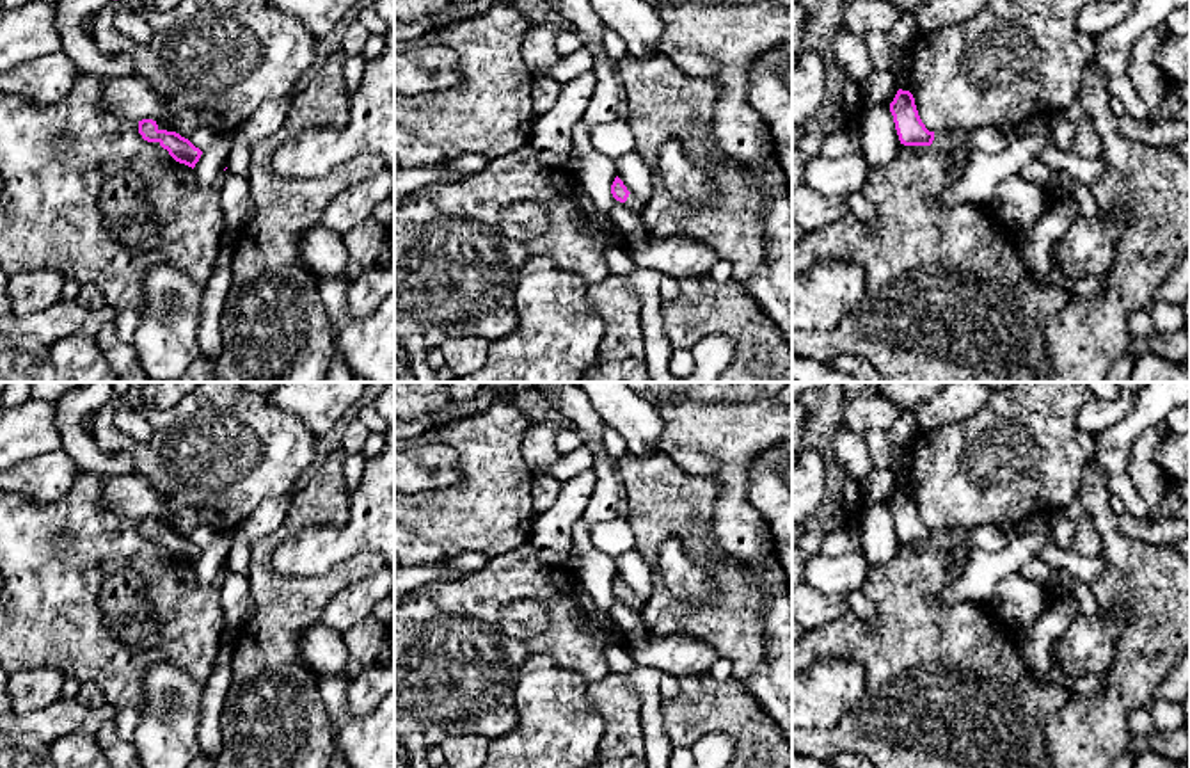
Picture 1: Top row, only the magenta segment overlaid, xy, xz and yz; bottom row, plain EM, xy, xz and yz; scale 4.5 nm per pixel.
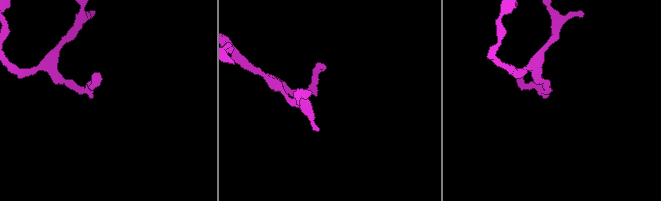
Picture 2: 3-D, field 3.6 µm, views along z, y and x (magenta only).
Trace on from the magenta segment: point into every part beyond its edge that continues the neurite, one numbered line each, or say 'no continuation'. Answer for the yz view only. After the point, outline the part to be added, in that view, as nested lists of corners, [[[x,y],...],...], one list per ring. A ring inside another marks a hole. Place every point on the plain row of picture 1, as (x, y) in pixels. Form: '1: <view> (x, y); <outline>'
no continuation

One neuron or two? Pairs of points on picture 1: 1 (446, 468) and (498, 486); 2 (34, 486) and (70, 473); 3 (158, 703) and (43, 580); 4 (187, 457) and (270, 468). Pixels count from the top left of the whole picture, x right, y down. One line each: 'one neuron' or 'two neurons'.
1: two neurons
2: one neuron
3: two neurons
4: one neuron

